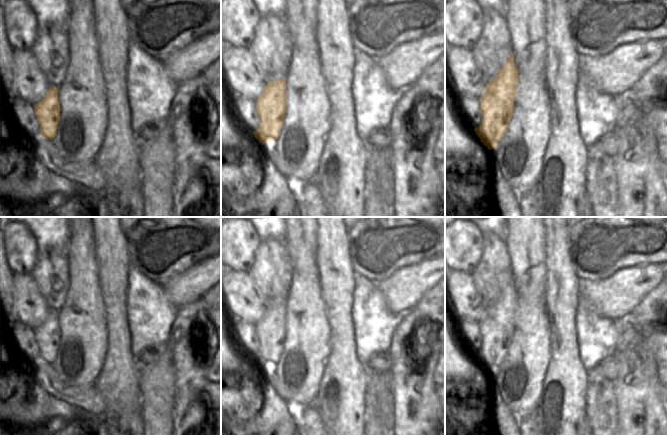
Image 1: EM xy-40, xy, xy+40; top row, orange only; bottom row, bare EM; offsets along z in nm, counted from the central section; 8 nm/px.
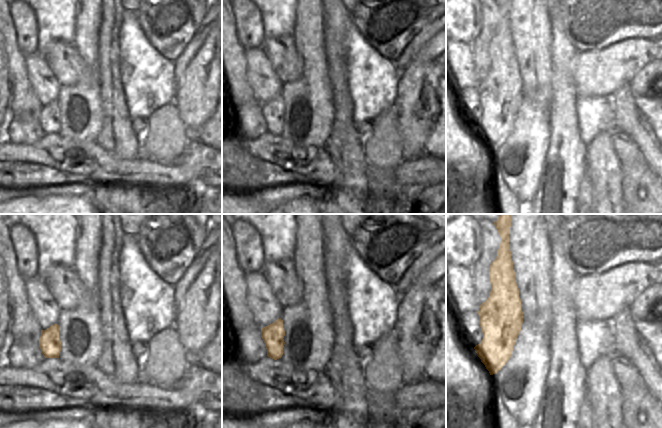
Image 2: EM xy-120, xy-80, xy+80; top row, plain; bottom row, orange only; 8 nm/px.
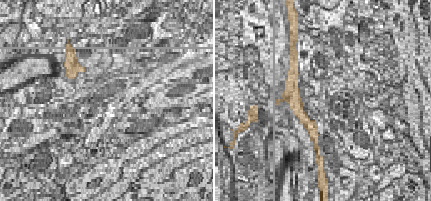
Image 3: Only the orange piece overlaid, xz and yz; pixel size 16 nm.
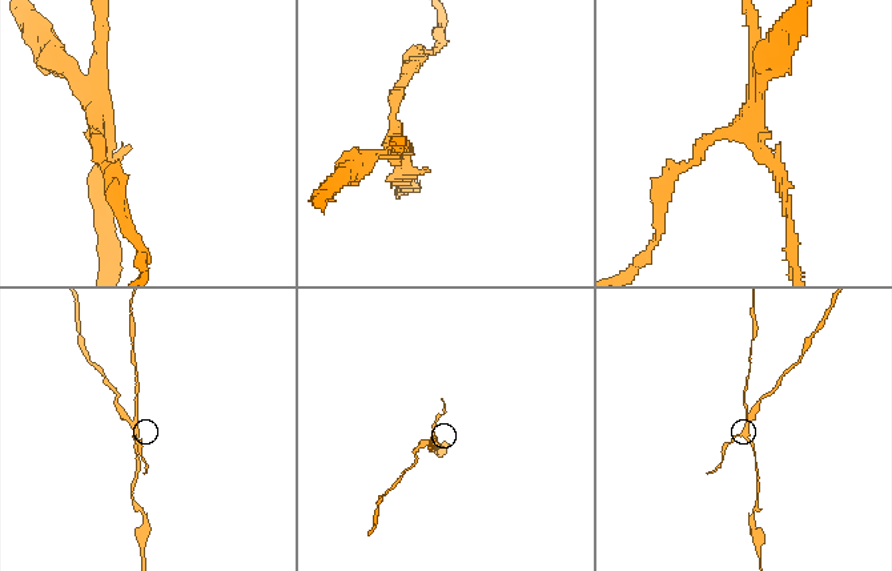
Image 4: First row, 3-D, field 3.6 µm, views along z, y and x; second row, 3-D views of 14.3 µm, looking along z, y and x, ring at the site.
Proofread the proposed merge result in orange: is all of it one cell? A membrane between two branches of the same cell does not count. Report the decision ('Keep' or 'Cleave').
Cleave.

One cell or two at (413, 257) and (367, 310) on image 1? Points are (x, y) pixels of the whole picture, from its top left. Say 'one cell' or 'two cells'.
two cells

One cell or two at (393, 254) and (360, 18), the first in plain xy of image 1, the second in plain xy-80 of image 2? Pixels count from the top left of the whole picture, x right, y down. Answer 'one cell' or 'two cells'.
one cell

